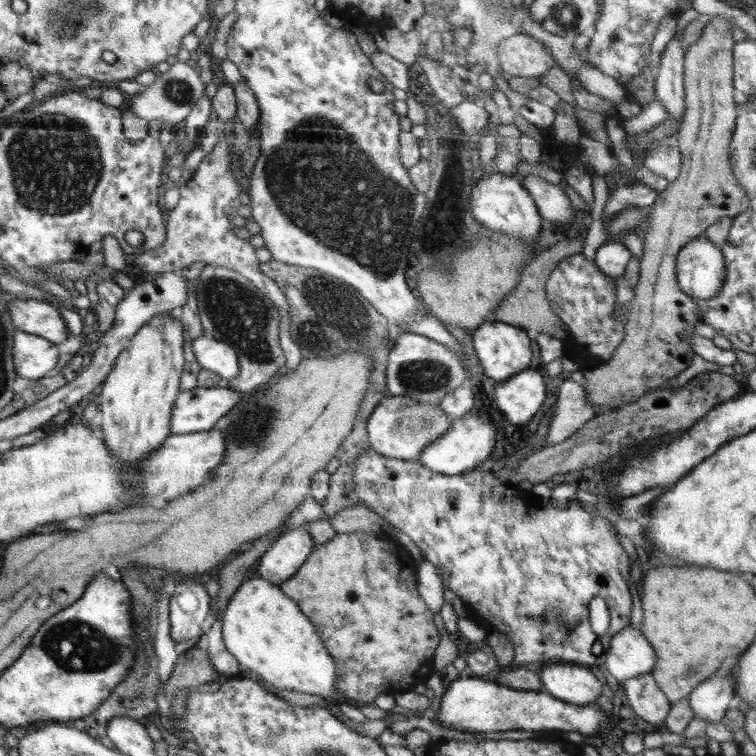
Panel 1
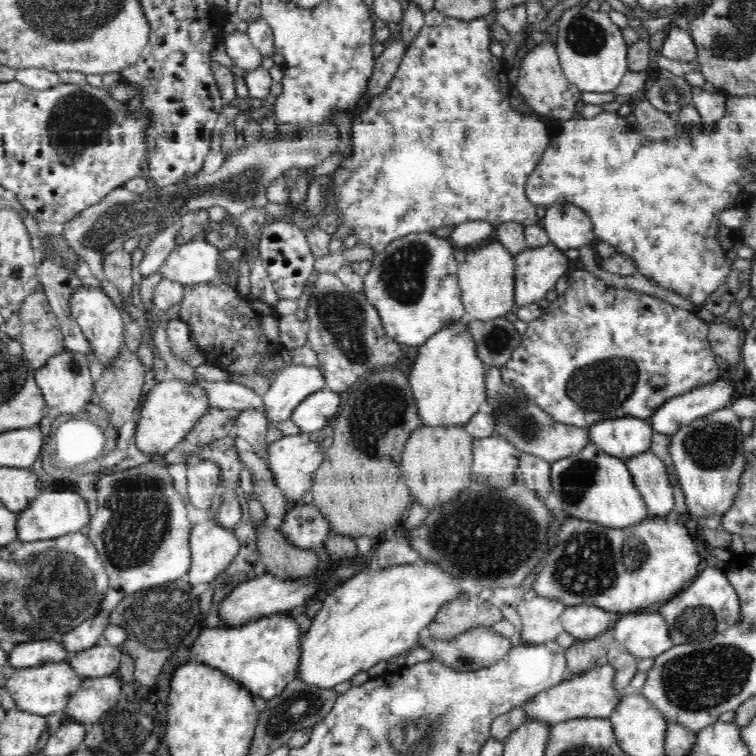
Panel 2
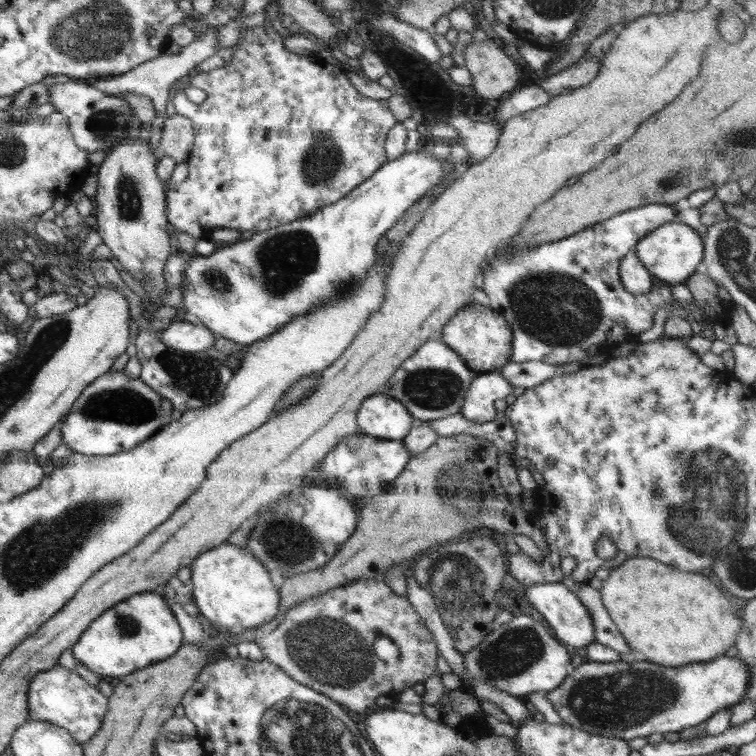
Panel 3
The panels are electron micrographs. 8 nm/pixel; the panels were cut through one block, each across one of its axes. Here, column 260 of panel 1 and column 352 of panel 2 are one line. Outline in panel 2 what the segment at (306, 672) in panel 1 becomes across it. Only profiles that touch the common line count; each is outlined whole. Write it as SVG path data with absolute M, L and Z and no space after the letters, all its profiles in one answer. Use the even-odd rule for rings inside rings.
M426 560L386 569L367 568L351 577L327 594L321 609L311 618L311 626L301 638L302 656L297 678L310 686L334 688L342 682L352 680L352 676L356 676L358 672L368 671L382 660L399 661L404 654L418 646L421 635L434 620L440 607L461 595L458 579L442 571L438 564L434 566Z

